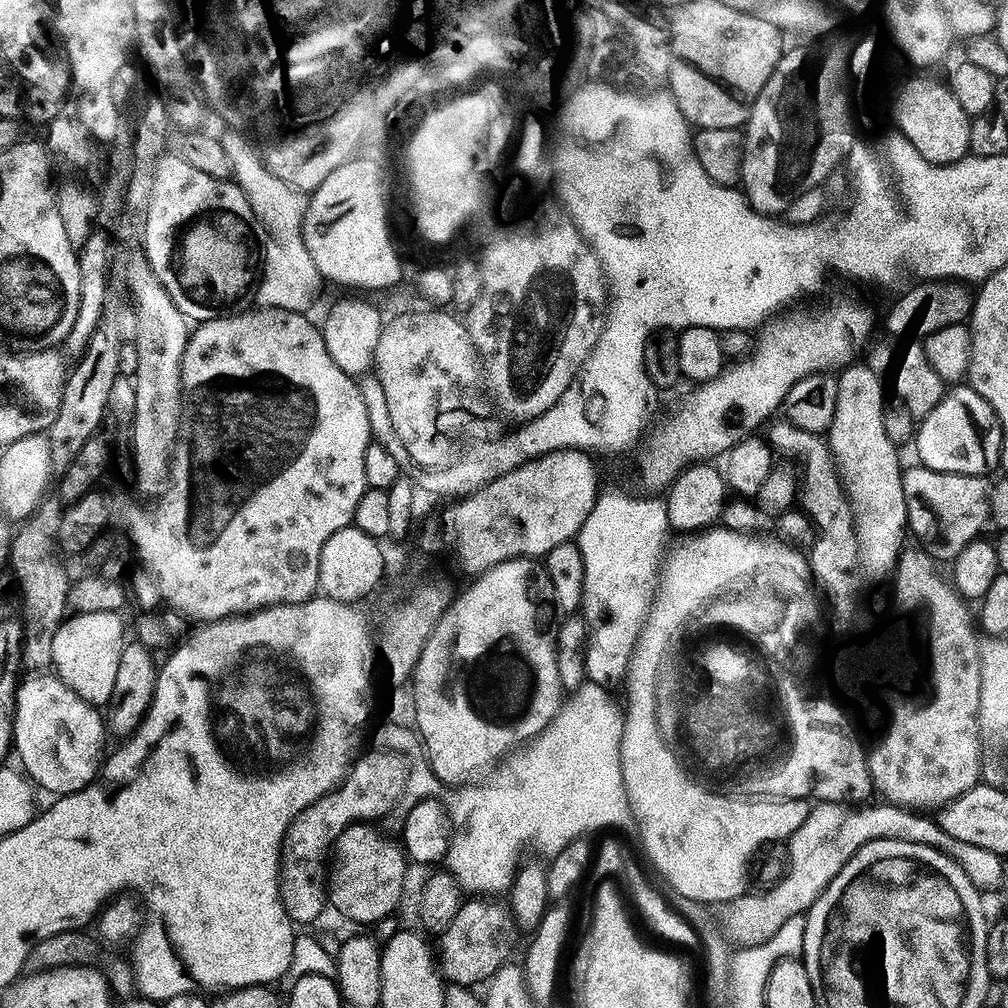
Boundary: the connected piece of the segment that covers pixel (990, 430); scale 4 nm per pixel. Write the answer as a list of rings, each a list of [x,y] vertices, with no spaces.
[[[961,382],[951,389],[945,395],[943,400],[938,402],[938,406],[934,406],[934,410],[930,410],[930,414],[926,414],[926,418],[919,421],[918,427],[914,433],[914,449],[916,448],[916,456],[921,465],[935,472],[949,472],[950,474],[962,474],[963,476],[983,476],[985,478],[991,477],[991,472],[994,473],[1000,467],[1000,451],[1002,450],[1002,430],[998,418],[994,414],[994,410],[984,401],[975,390],[967,383]]]

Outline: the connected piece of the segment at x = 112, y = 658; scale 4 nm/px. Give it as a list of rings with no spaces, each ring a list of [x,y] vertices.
[[[69,611],[55,628],[51,639],[50,672],[56,675],[59,689],[81,708],[93,714],[103,712],[114,694],[120,657],[126,651],[120,624],[112,612]]]

